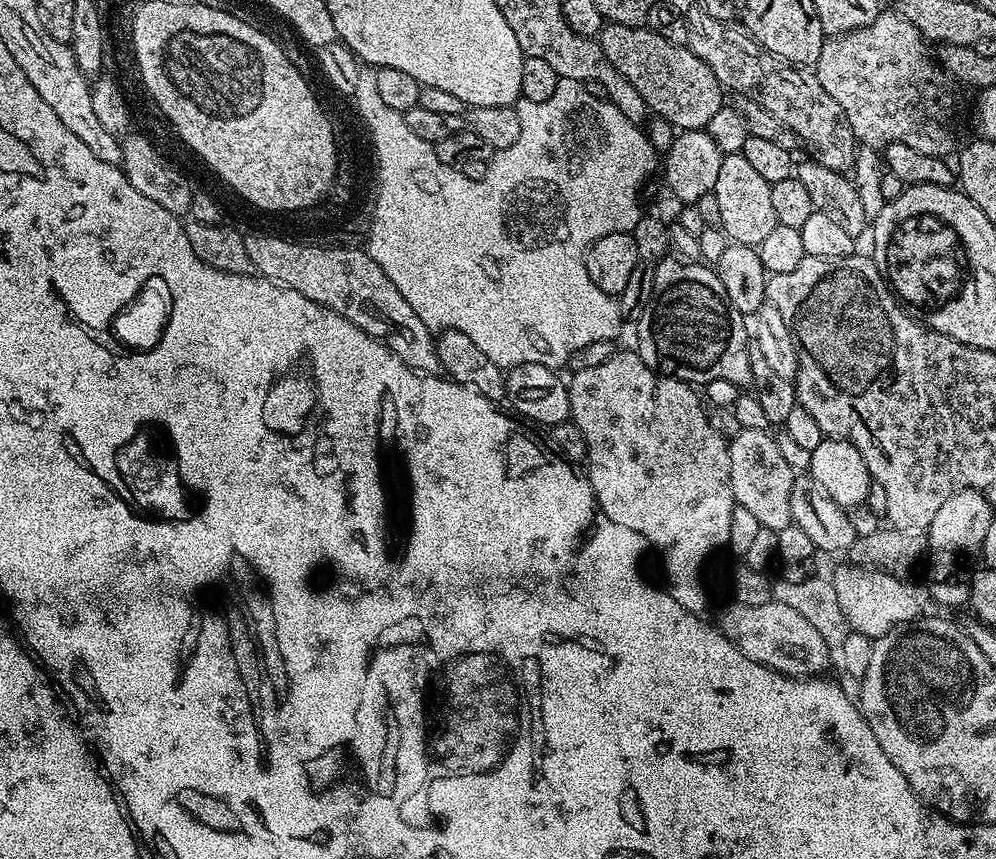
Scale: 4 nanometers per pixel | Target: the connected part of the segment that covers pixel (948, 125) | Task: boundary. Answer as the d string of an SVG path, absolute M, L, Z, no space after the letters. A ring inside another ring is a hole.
M881 11L869 25L825 39L814 71L818 82L822 82L822 90L826 90L826 94L830 94L830 98L834 98L834 102L846 110L846 118L850 118L850 126L861 145L869 144L872 148L883 150L890 144L905 144L910 146L910 150L945 158L951 157L952 151L952 155L957 151L957 85L944 71L944 65L934 55L918 26L906 22L899 12Z

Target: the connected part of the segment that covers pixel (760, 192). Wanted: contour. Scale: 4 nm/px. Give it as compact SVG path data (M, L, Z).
M728 154L723 157L719 167L718 180L715 186L715 194L718 198L718 210L722 213L719 227L734 244L751 244L759 246L762 238L774 230L778 223L774 214L774 202L770 202L770 190L772 185L746 162L742 154Z

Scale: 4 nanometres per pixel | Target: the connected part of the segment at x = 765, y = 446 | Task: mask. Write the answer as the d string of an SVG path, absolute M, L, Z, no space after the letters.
M741 428L738 435L731 437L728 445L730 454L730 486L733 501L739 507L750 510L762 528L781 532L792 523L790 514L790 490L794 479L792 464L784 457L776 440L765 430Z

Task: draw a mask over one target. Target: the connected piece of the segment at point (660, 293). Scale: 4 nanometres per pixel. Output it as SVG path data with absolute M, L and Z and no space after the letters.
M665 258L655 265L652 300L640 315L636 328L635 351L648 368L693 386L707 386L710 382L734 382L742 390L752 388L752 367L748 357L750 332L744 329L745 317L726 298L726 286L716 277L715 271L703 263L683 265L682 262Z

